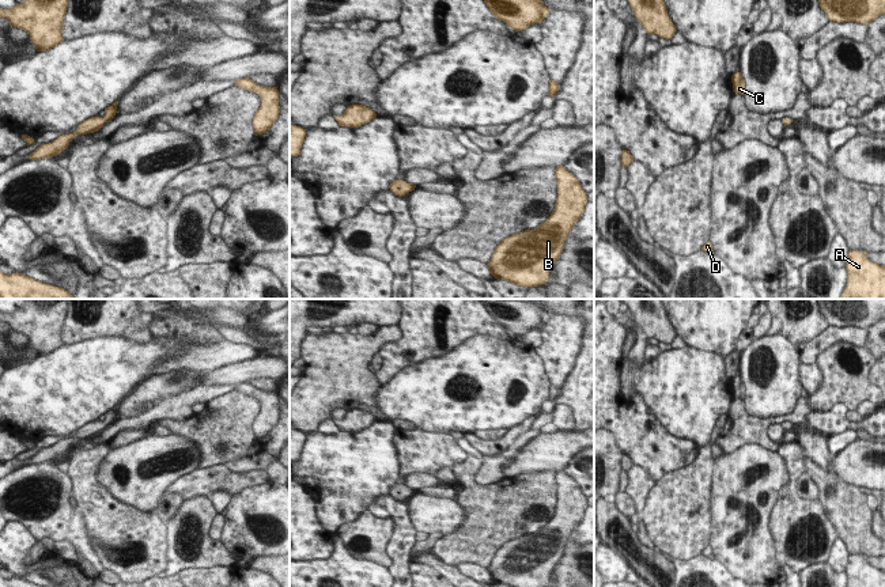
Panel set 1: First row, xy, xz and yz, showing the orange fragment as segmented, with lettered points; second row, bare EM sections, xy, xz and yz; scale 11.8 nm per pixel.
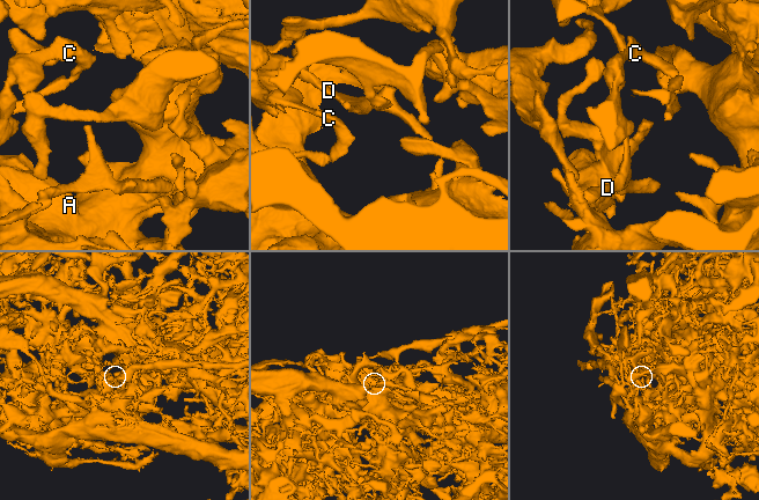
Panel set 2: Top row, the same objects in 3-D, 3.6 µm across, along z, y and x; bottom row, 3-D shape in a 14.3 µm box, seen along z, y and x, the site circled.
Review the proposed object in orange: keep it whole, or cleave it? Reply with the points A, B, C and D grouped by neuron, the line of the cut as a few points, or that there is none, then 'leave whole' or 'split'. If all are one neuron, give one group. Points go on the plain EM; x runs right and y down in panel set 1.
A B C D | no cut | leave whole

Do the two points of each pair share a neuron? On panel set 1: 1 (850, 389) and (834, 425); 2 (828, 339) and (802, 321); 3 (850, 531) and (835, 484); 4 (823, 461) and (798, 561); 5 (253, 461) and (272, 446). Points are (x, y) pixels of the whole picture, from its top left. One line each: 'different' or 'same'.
1: different
2: different
3: same
4: different
5: same

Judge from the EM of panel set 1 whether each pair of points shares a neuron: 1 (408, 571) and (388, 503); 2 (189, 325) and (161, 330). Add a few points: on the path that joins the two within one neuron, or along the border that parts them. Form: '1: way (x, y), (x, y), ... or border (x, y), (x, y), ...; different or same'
1: way (401, 555), (401, 519); same
2: way (182, 326), (167, 328); same

